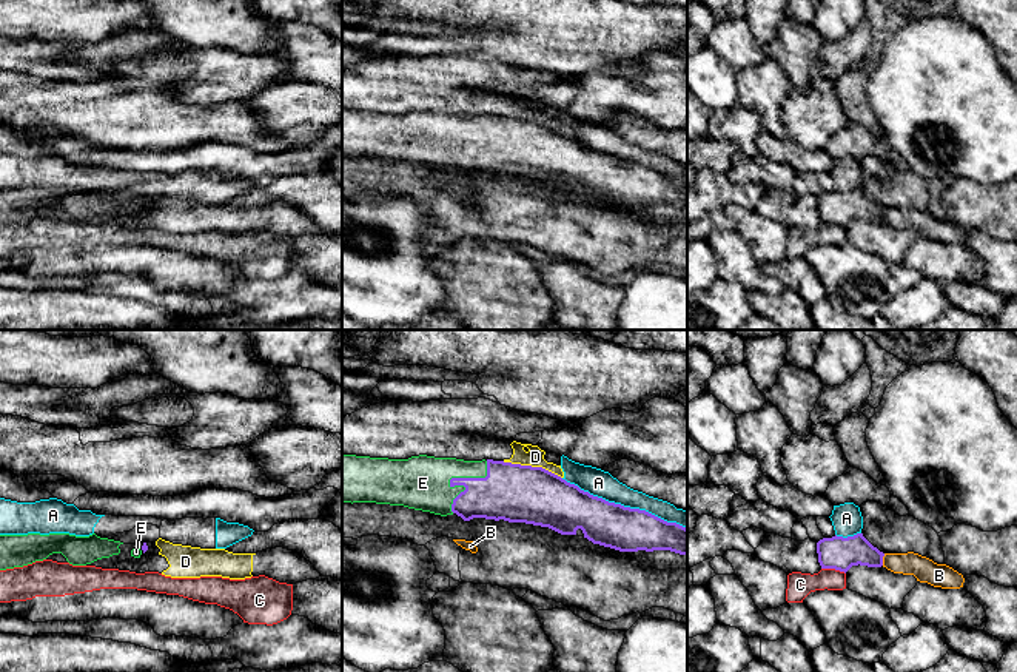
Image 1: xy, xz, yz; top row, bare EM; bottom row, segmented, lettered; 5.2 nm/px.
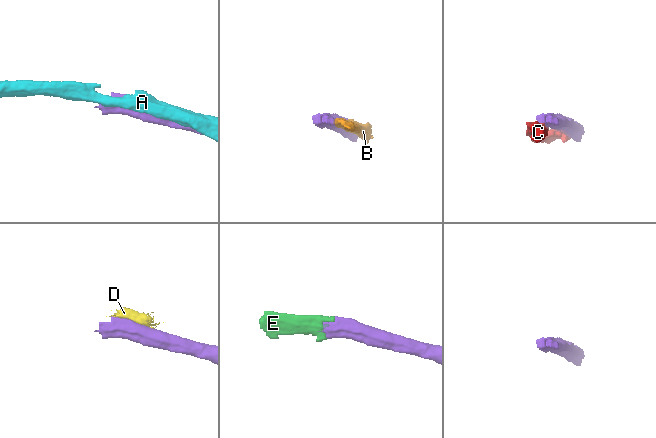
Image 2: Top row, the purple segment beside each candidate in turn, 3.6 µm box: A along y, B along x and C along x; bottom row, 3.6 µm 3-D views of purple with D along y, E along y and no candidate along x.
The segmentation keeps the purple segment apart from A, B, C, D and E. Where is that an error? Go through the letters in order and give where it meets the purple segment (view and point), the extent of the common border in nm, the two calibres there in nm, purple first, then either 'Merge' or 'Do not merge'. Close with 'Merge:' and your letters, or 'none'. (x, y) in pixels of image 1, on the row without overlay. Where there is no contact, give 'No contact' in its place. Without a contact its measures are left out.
A: Touches purple at xz (623, 161). Shared border 700 nm. Thickness 240 nm (purple) against 140 nm. Do not merge
B: Touches purple at yz (882, 215). Shared border 70 nm. Thickness 170 nm (purple) against 120 nm. Do not merge
C: Touches purple at yz (834, 222). Shared border 130 nm. Thickness 170 nm (purple) against 130 nm. Do not merge
D: Touches purple at xz (530, 120). Shared border 320 nm. Thickness 300 nm (purple) against 100 nm. Do not merge
E: Touches purple at xz (453, 133). Shared border 320 nm. Thickness 240 nm (purple) against 280 nm. Merge
Merge: E

